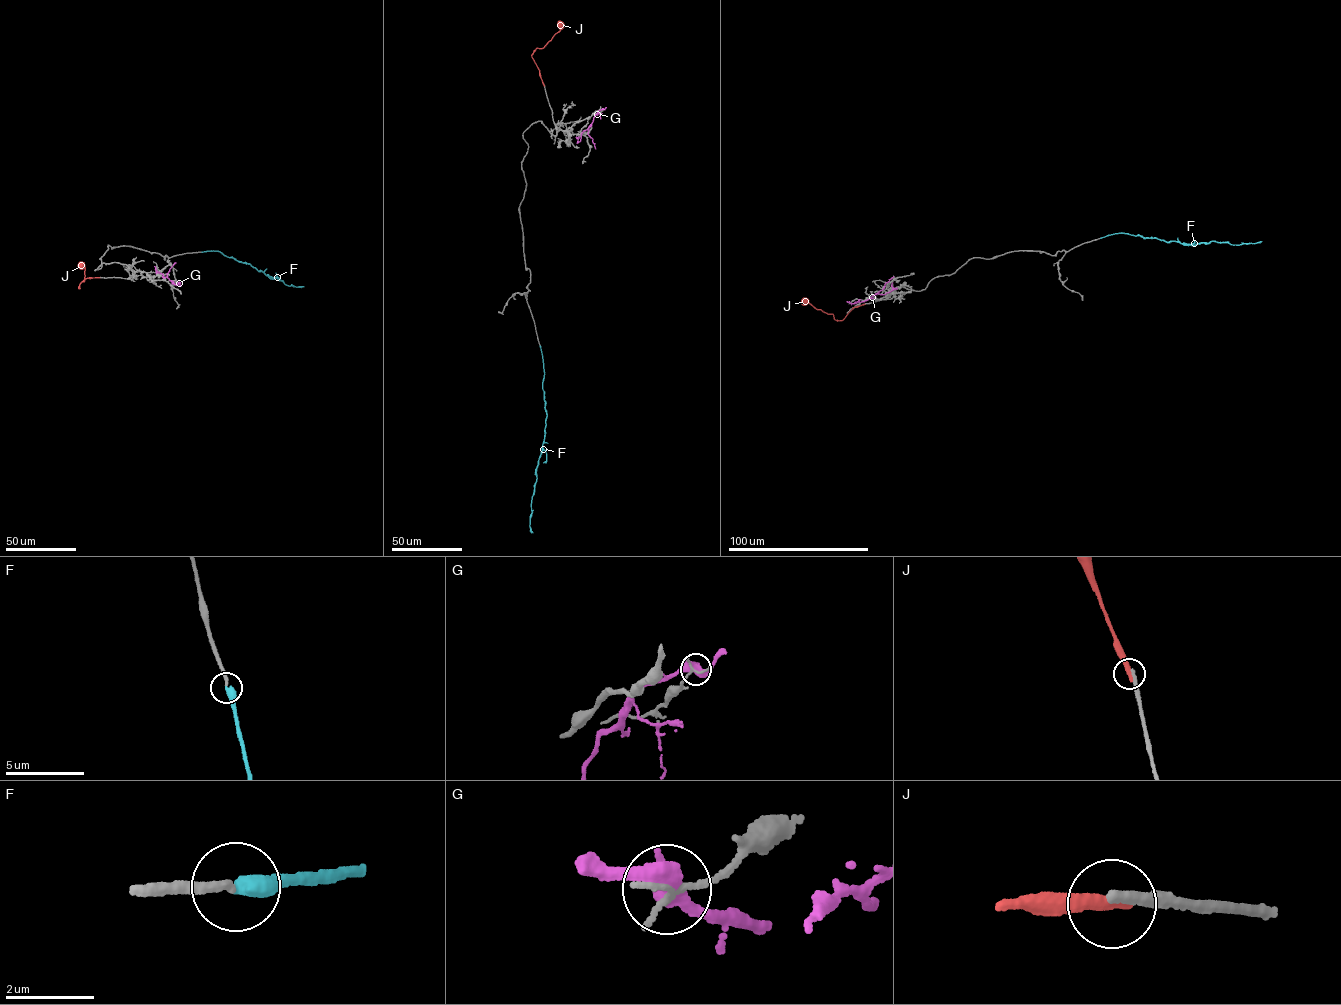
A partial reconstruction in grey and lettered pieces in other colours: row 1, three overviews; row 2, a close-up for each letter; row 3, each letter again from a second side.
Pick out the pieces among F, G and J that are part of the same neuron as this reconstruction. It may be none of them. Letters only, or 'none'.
F

